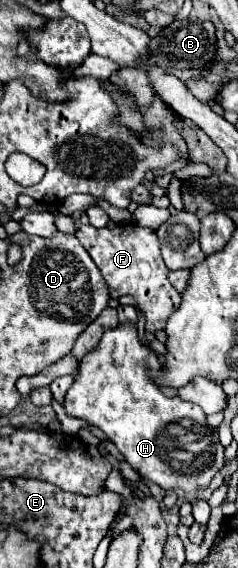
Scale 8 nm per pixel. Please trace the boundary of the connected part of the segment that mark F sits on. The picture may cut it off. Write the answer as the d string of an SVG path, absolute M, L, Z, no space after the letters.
M133 222L127 226L115 226L115 228L95 228L91 224L77 228L77 238L81 246L89 252L97 268L101 270L107 286L111 288L111 298L121 298L125 294L131 294L139 310L147 318L147 330L157 332L163 330L167 324L167 318L171 312L179 306L181 294L173 290L173 286L167 280L167 266L159 252L159 242L155 236L155 230L151 228L139 228Z

